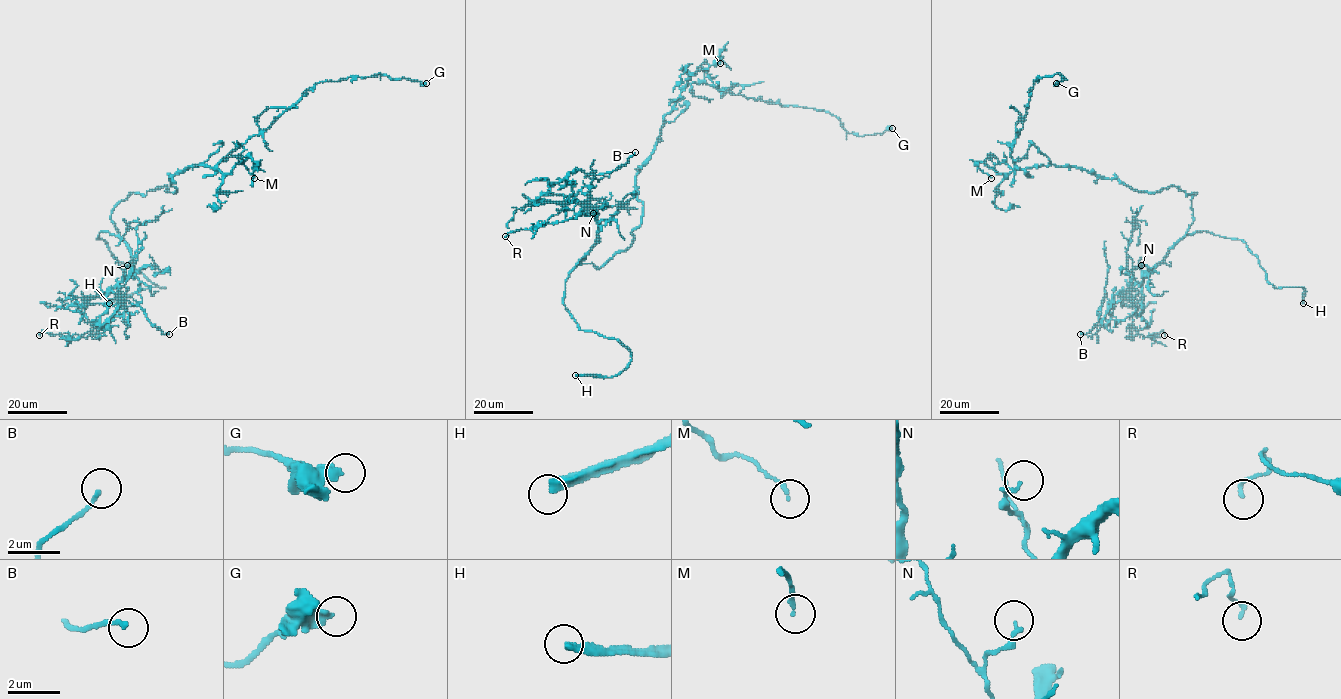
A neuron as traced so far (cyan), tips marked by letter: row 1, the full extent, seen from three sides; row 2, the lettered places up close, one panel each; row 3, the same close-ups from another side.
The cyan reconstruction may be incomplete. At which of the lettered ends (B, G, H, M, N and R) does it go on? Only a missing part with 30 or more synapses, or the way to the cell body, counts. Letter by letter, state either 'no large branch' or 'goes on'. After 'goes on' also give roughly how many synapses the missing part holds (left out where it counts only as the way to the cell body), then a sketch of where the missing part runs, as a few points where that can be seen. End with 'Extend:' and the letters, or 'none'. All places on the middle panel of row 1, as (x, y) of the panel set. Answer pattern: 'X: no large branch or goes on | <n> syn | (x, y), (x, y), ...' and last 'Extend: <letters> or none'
B: no large branch
G: no large branch
H: goes on | (575, 375), (520, 365)
M: no large branch
N: no large branch
R: no large branch
Extend: H

